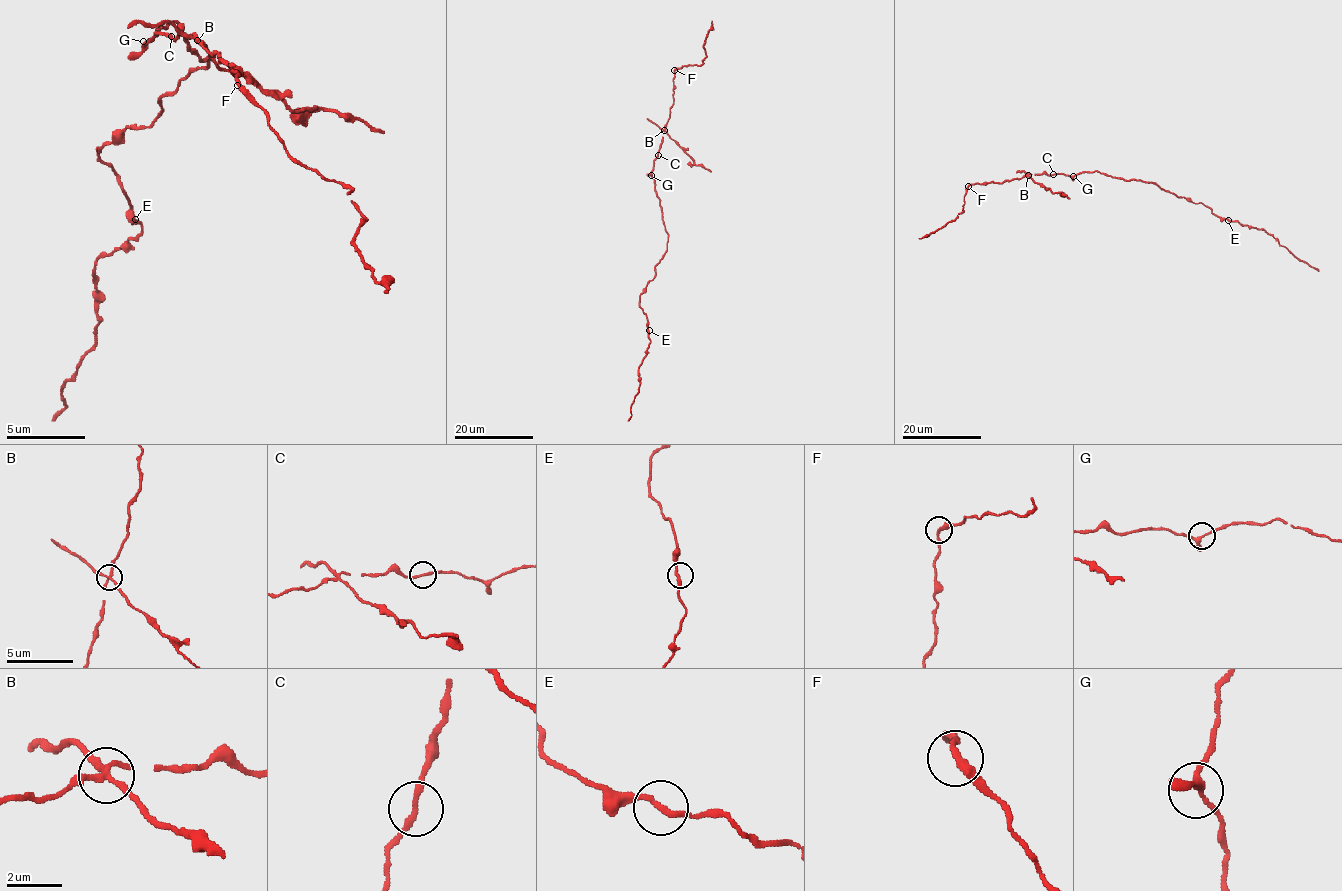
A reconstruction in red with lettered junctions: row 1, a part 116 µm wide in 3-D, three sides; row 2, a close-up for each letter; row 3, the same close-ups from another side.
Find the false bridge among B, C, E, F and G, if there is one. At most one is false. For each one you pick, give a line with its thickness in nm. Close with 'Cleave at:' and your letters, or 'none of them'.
B: 200 nm thick
Cleave at: B

